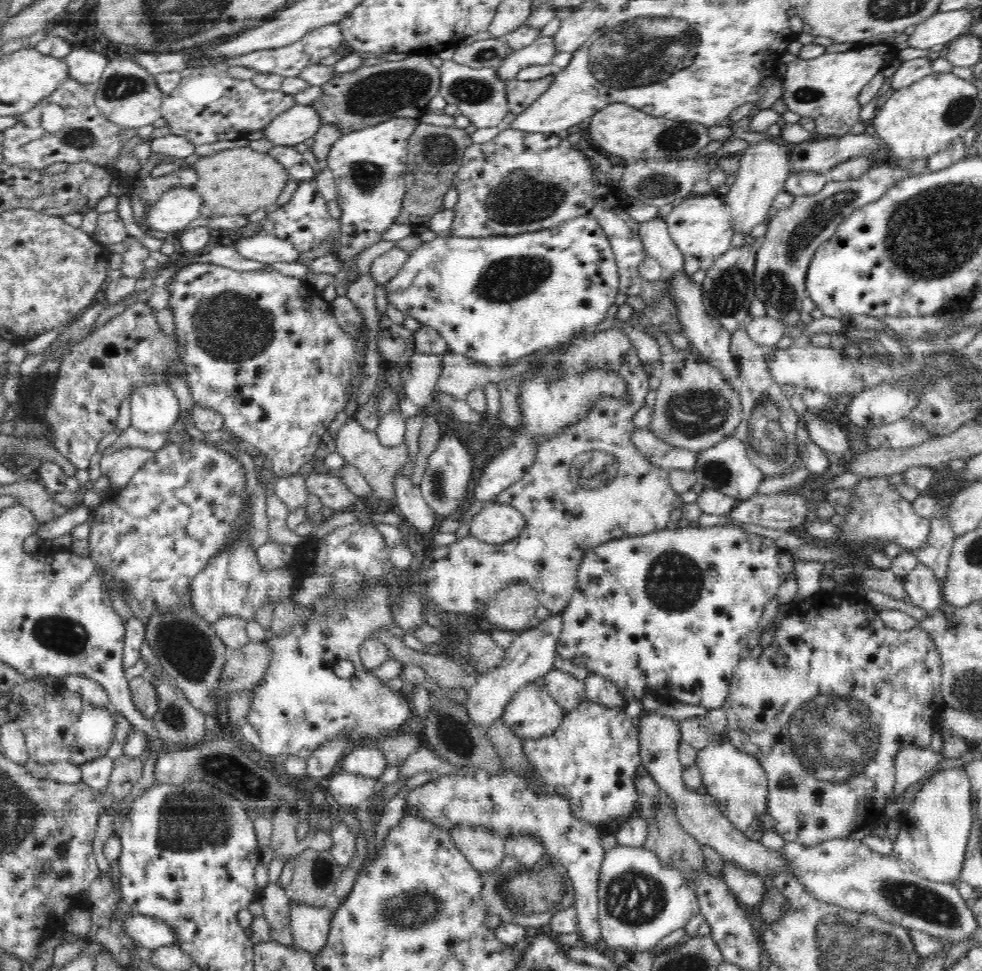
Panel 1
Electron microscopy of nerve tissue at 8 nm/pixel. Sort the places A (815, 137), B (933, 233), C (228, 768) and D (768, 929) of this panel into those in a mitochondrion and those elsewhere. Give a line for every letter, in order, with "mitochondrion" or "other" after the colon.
A: other
B: mitochondrion
C: mitochondrion
D: other

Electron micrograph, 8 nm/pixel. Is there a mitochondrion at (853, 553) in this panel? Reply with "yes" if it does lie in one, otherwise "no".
no

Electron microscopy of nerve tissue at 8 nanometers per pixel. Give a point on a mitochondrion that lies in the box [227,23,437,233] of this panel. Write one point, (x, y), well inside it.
(384, 92)

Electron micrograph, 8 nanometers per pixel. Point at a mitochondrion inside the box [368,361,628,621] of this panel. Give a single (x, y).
(594, 463)

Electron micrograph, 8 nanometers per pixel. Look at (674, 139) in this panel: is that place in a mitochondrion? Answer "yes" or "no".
yes

